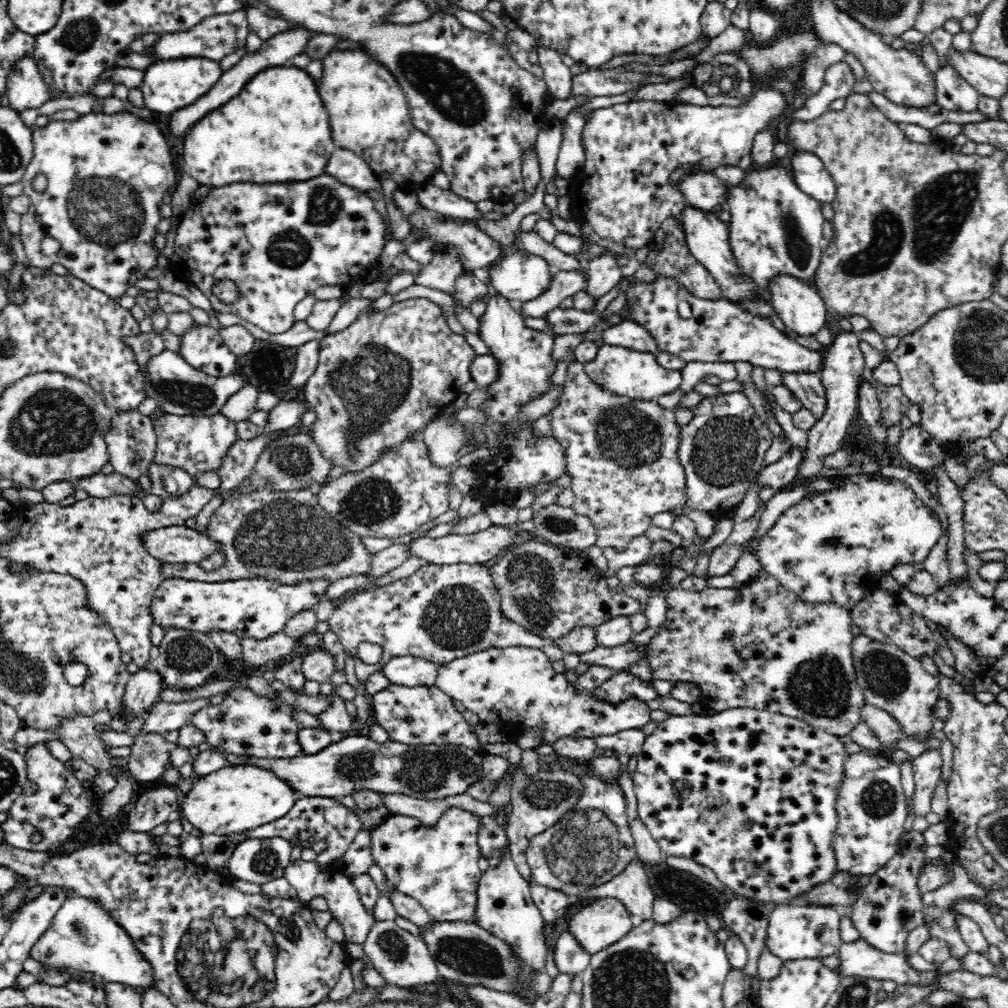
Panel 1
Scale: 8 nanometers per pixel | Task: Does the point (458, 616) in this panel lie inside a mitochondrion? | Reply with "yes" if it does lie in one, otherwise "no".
yes

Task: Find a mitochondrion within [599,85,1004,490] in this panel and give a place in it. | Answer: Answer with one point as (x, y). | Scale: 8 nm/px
(931, 228)

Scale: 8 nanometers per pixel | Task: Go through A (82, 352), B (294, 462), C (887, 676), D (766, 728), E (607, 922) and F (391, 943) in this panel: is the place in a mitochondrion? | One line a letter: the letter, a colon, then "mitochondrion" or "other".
A: other
B: mitochondrion
C: mitochondrion
D: other
E: other
F: mitochondrion

